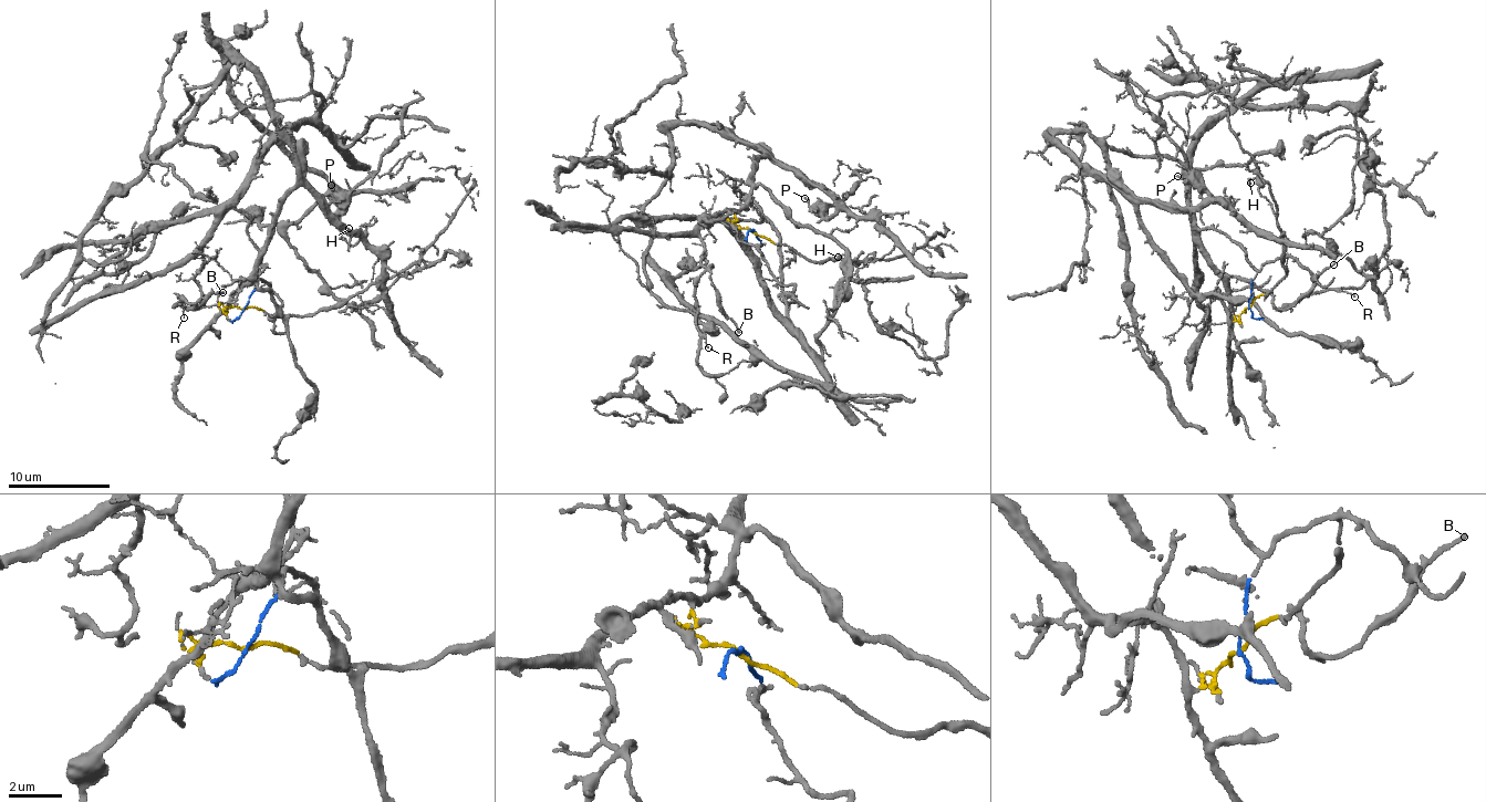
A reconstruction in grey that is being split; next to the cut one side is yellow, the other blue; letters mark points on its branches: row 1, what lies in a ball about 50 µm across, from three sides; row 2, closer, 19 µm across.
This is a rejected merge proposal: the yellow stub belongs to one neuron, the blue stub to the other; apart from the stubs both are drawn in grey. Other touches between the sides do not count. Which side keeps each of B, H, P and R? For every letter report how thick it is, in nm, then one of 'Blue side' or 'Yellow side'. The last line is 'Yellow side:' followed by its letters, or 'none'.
B: Thickness 140 nm. Blue side
H: Thickness 120 nm. Yellow side
P: Thickness 150 nm. Yellow side
R: Thickness 80 nm. Blue side
Yellow side: H, P

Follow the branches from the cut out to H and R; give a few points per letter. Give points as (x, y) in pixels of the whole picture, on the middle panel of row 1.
H: (751, 229), (803, 257), (866, 262), (873, 259), (874, 252), (860, 261), (848, 254), (838, 257)
R: (755, 229), (758, 249), (716, 220), (698, 228), (702, 261), (712, 268), (697, 280), (696, 323), (707, 349)

